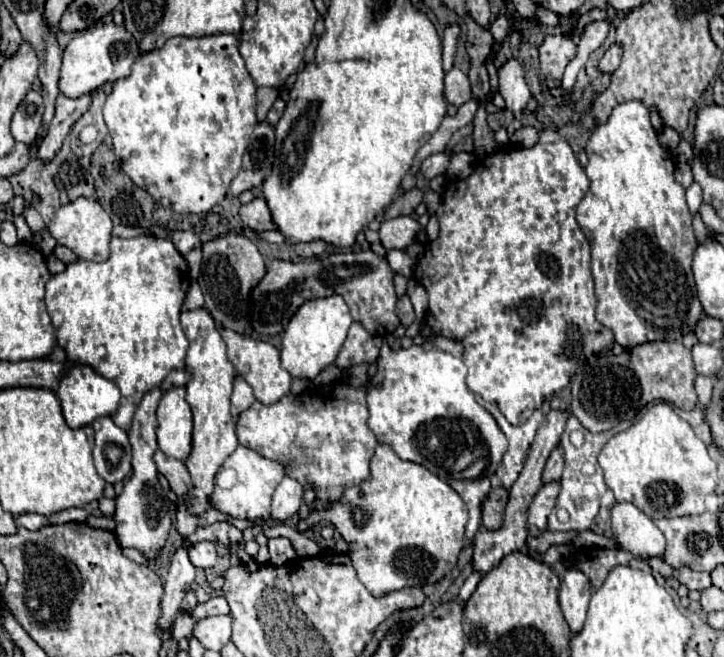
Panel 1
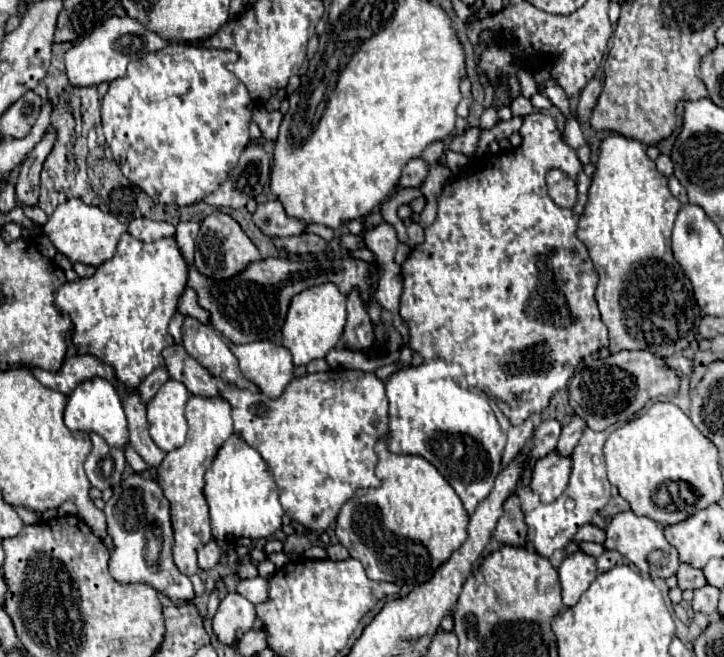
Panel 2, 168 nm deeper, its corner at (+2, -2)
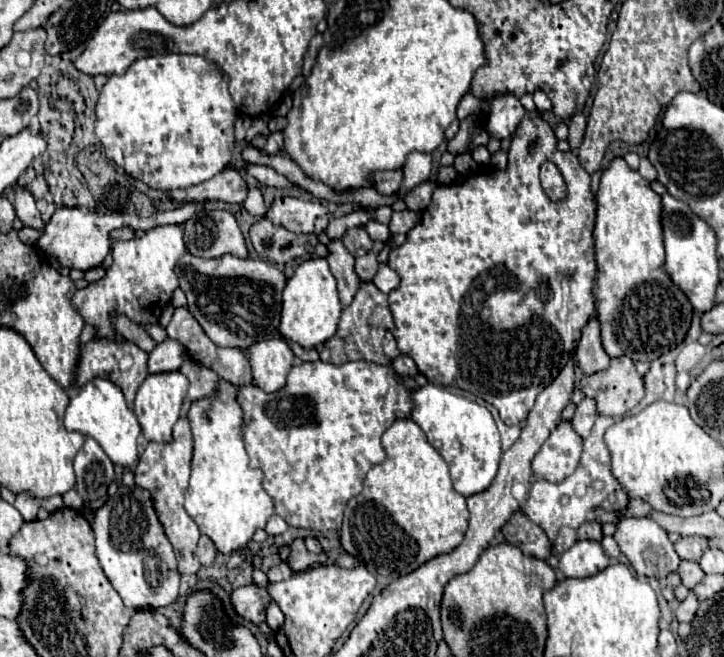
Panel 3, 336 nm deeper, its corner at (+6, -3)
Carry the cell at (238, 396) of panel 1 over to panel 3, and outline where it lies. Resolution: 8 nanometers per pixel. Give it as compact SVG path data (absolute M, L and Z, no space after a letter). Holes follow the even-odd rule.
M177 307L175 313L173 313L173 319L171 323L167 325L167 335L171 339L177 339L185 345L189 357L193 361L199 361L201 365L207 365L209 369L215 369L215 373L219 373L219 377L231 381L231 383L241 383L241 385L249 385L253 381L251 377L251 369L249 369L249 361L245 357L245 353L241 349L235 349L235 347L219 347L215 345L201 329L201 325L191 317L191 313L187 311L187 307Z

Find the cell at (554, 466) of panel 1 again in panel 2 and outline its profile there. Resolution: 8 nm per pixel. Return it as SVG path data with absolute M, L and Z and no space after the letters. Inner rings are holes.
M573 416L573 420L563 428L561 438L559 438L559 444L555 448L559 452L559 456L571 456L577 440L581 438L583 428L585 428L585 422L579 416Z

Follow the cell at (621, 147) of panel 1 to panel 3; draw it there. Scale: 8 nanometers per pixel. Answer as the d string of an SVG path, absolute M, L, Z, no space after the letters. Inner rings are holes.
M613 159L609 169L601 175L597 191L597 219L593 229L595 259L597 259L597 319L601 323L603 349L609 357L627 355L633 361L653 361L663 353L675 349L693 317L693 307L683 291L667 277L663 269L663 229L661 229L661 199L637 171L631 171L623 159Z

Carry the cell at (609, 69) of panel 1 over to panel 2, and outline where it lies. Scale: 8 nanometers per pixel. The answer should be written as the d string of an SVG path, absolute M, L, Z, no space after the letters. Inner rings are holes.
M595 76L587 86L585 90L581 92L581 100L579 100L579 106L577 106L577 120L579 122L587 122L589 120L589 114L591 114L591 108L597 104L597 98L603 90L603 78L601 76Z

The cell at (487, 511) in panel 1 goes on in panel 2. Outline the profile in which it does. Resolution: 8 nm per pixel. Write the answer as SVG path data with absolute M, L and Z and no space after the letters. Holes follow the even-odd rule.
M511 494L505 500L503 516L497 522L493 538L511 546L523 546L527 542L527 526L523 522L523 512L517 494Z

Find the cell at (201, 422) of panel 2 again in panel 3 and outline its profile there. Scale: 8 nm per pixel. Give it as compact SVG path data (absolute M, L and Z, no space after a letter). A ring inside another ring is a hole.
M179 419L173 427L173 439L169 443L147 443L143 453L139 455L139 463L135 467L135 485L141 489L147 489L151 493L155 513L159 517L159 523L163 525L163 531L173 545L173 551L177 555L177 569L179 573L197 573L201 563L195 557L195 547L199 541L199 527L197 523L187 515L183 507L183 493L189 485L189 473L191 473L191 455L193 455L193 439L187 419Z

